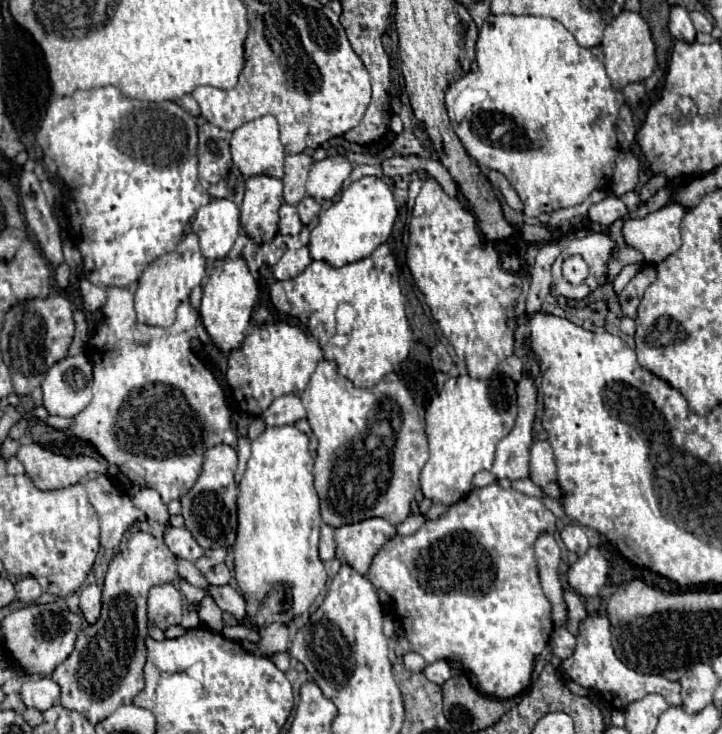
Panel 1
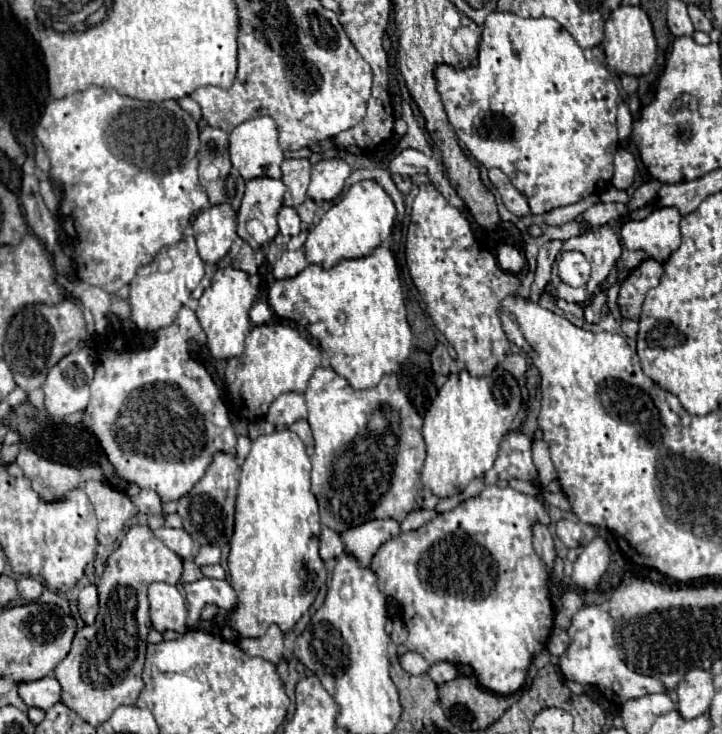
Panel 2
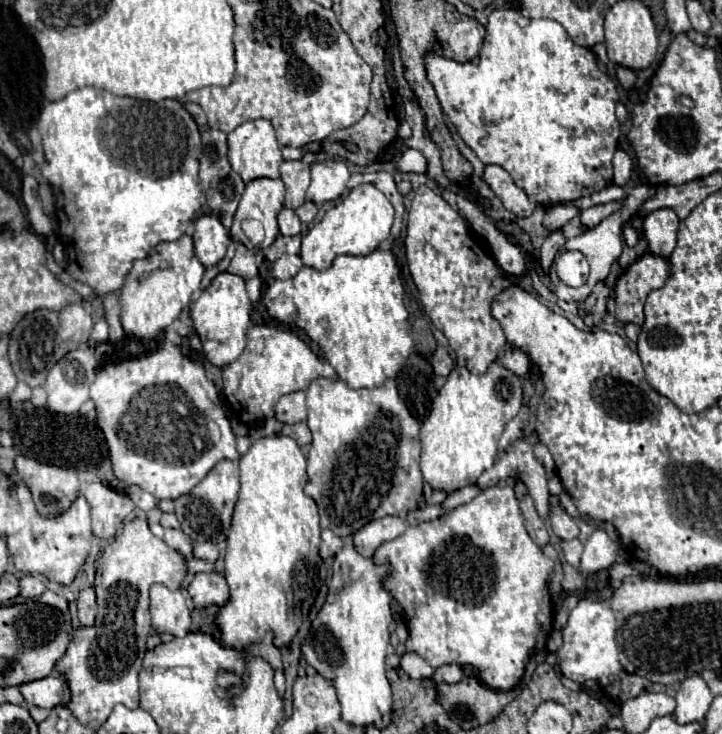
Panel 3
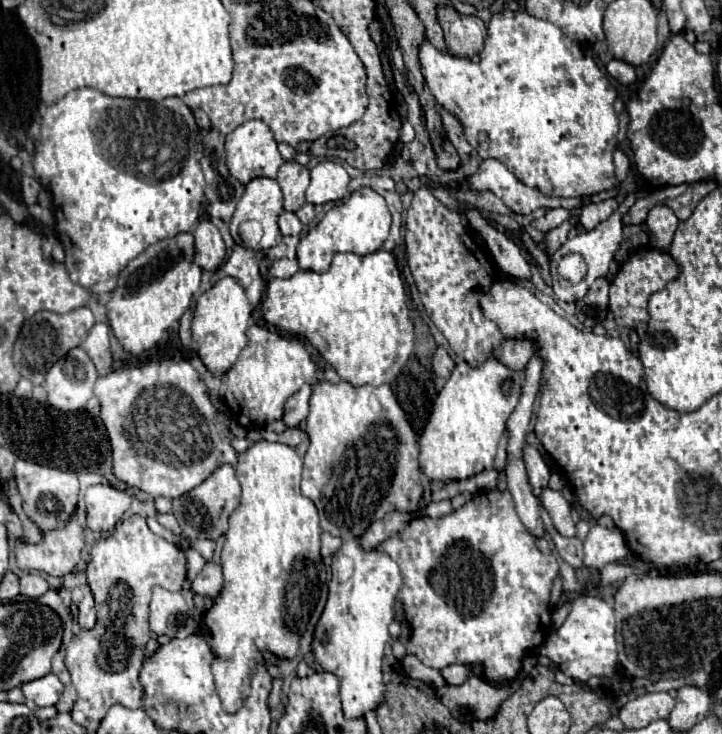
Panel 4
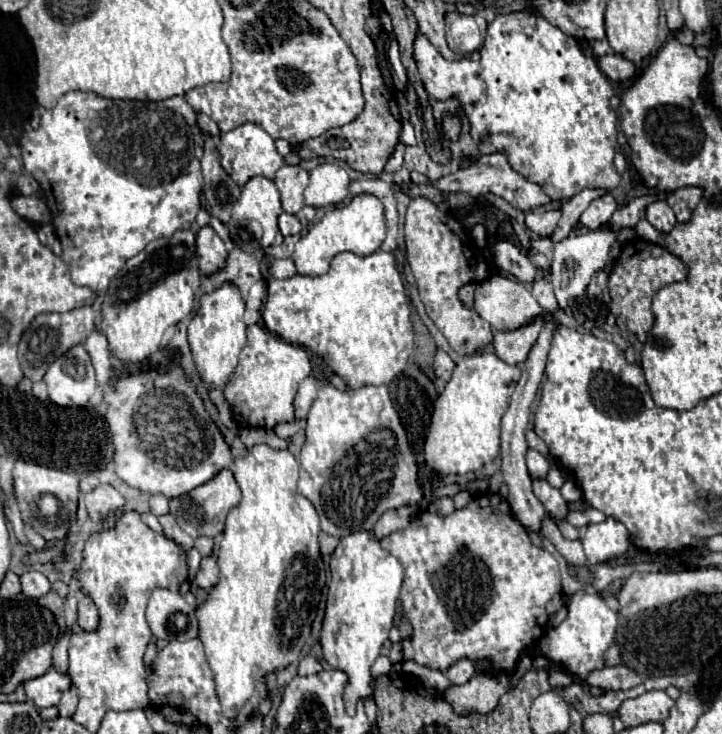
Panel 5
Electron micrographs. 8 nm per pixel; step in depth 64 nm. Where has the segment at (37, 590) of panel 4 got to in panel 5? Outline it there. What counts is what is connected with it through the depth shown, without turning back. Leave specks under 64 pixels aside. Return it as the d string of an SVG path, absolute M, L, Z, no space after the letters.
M30 570L20 576L20 582L22 582L22 594L28 598L40 598L50 592L50 582L42 572Z

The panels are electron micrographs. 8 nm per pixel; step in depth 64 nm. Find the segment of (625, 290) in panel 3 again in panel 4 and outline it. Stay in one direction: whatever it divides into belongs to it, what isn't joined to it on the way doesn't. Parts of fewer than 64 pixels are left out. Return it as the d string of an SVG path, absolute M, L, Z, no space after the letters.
M644 246L642 250L634 252L620 268L620 272L616 274L616 278L610 284L610 310L614 314L614 320L618 326L624 328L634 328L640 336L646 330L648 324L648 298L652 292L662 290L670 280L674 280L680 274L678 264L672 260L670 254L660 252L652 246Z

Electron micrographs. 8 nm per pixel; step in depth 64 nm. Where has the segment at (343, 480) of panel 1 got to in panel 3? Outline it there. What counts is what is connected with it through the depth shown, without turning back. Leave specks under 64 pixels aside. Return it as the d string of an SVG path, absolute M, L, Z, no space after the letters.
M316 378L308 390L306 390L306 404L308 404L308 428L312 430L312 448L310 448L310 454L308 454L308 484L306 484L306 494L312 496L318 504L318 510L320 510L320 526L322 528L330 528L336 536L348 540L356 530L360 530L364 524L372 522L372 520L378 520L378 518L384 518L384 516L398 516L398 518L406 518L408 512L416 510L418 508L418 500L422 496L422 472L420 472L420 452L422 452L422 446L420 446L420 422L410 414L408 406L404 404L404 400L400 398L398 390L396 390L396 382L394 378L388 378L382 386L378 388L362 388L362 390L354 390L350 388L344 380L334 380L334 378Z

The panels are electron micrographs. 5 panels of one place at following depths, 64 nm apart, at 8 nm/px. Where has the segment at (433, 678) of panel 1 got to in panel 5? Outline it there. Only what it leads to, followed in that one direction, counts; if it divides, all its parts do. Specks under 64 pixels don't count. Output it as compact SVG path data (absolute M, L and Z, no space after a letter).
M464 658L464 660L456 662L454 666L450 666L444 674L452 684L466 684L474 676L474 662Z

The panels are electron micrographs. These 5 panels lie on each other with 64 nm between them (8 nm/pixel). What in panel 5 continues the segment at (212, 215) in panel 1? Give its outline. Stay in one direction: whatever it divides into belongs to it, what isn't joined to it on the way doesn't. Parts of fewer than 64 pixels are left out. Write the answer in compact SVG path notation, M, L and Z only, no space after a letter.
M202 226L196 232L196 256L200 274L214 274L216 270L224 268L228 252L212 226Z

